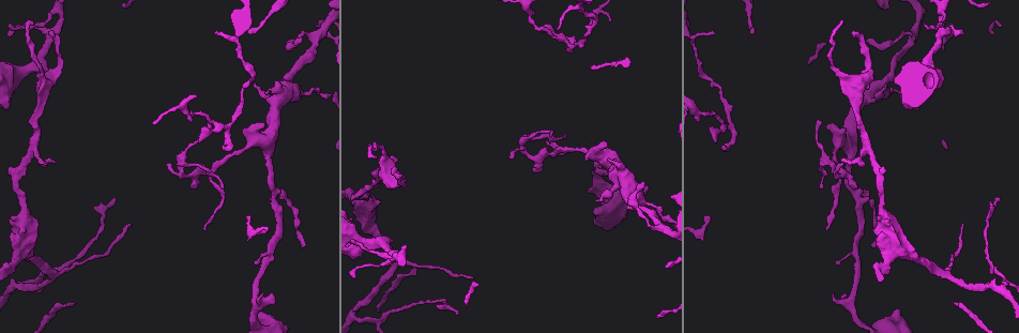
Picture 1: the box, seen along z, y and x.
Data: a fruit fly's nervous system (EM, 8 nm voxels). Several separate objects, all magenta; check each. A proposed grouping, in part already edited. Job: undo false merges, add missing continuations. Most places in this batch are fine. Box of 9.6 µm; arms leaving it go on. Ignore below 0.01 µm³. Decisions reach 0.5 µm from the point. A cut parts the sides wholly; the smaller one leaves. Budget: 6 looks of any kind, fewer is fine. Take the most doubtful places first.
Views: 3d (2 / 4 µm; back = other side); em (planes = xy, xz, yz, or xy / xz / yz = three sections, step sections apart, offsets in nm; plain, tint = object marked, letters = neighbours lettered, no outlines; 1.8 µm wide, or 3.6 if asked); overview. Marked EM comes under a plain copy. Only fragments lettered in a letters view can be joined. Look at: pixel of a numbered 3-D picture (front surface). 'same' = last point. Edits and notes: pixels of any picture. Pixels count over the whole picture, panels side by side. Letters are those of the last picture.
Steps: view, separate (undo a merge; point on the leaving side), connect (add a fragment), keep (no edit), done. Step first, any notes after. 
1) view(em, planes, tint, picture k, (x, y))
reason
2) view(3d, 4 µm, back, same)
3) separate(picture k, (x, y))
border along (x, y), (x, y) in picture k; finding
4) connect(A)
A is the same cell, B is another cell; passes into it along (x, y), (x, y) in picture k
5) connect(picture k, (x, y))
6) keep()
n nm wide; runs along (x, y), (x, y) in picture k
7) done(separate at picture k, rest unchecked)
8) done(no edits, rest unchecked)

view(em, 3.6 µm, planes, letters, picture 1, (858, 192))
sharp bend

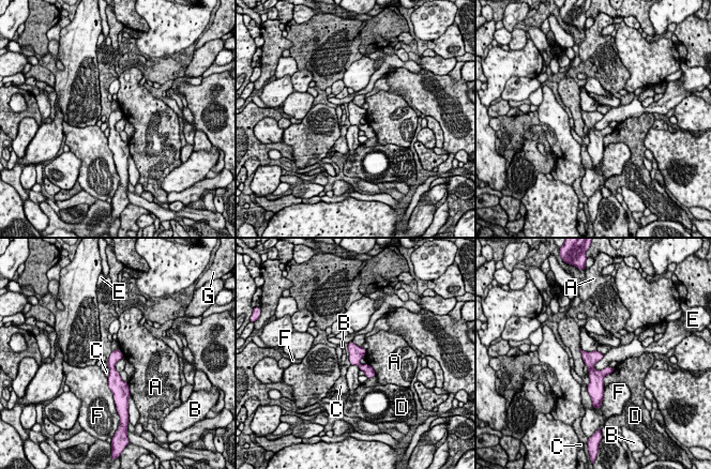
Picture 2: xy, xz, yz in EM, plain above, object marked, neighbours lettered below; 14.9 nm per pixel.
keep()
180 nm wide; A, B, C, D, E, F and G are other cells; border along (604, 354), (595, 363), (595, 371) in picture 2; all the same neuron

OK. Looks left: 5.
view(em, 3.6 µm, planes, letters, picture 1, (724, 147))
an open end

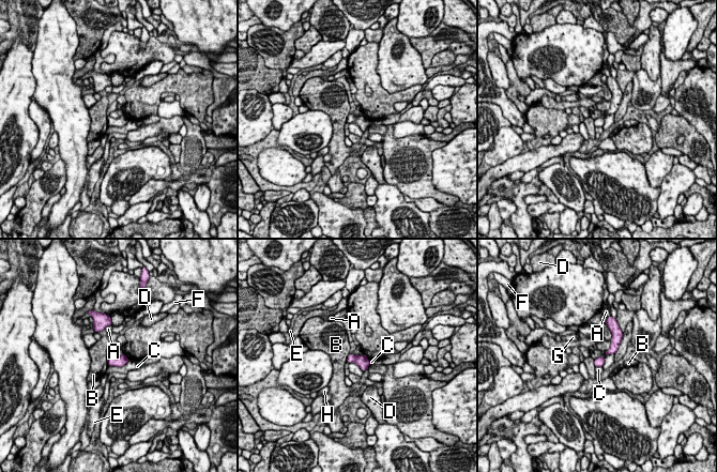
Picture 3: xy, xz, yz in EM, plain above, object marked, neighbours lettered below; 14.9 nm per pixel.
keep()
A, B, C, D, E, F, G and H are other cells; border along (623, 333), (620, 346), (614, 354) in picture 3; no lettered fragment goes on from it

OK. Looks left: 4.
view(em, yz, step 16, letters, picture 1, (358, 318))
sharp bend

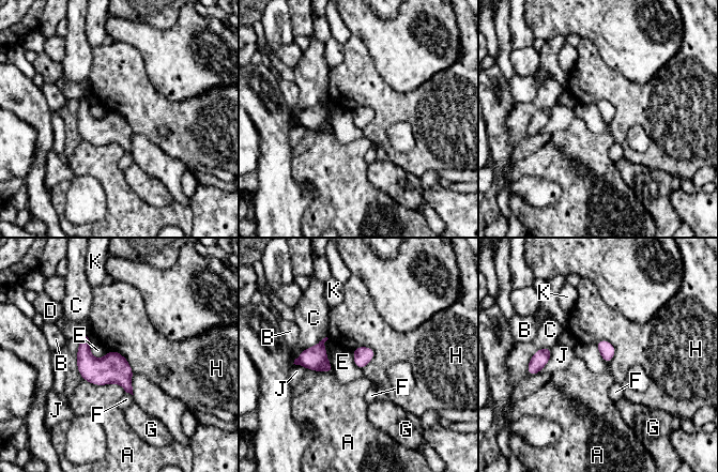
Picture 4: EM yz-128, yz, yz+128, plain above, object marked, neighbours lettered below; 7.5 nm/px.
keep()
120 nm wide; A touches over 340 nm; A, B, C, D, E, F, G, H, J and K are other cells; all the same neuron

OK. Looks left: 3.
done(no edits, rest unchecked)

